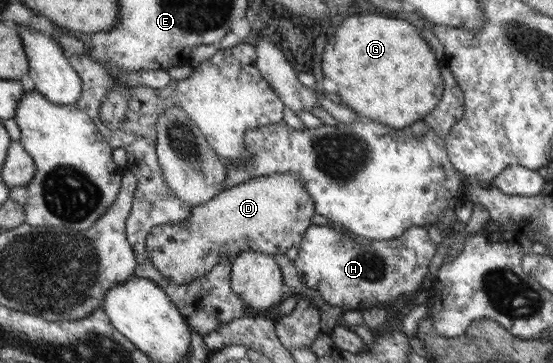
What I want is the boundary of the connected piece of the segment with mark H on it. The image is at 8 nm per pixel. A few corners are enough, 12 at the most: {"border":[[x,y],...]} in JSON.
{"border":[[311,223],[294,265],[327,304],[419,290],[427,227],[363,244]]}

